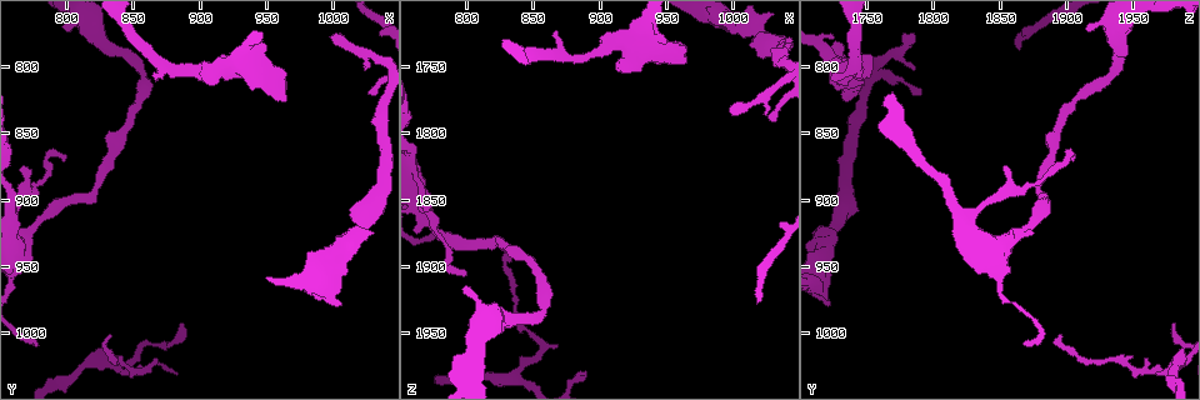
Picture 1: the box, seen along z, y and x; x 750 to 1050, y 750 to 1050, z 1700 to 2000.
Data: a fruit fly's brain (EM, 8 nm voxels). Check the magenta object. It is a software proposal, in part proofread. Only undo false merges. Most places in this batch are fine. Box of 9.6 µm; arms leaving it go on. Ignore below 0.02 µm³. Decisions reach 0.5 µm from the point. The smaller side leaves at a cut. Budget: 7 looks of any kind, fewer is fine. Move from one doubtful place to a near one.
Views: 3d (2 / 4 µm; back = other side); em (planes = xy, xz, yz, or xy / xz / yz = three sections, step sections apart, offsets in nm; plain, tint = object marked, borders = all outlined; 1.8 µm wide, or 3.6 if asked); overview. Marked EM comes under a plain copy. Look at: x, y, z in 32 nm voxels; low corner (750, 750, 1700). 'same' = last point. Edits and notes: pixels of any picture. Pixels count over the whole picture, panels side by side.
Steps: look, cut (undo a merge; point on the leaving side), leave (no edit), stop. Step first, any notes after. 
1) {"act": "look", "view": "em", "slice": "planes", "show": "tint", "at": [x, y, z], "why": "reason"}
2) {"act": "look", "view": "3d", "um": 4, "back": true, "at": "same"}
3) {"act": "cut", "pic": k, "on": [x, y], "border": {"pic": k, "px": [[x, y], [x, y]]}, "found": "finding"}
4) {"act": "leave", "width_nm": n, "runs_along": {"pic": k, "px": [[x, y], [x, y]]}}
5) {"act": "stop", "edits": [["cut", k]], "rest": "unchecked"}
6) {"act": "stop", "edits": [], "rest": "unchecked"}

{"act": "look", "view": "3d", "um": 4, "at": [856, 1026, 1962], "why": "abrupt turn"}

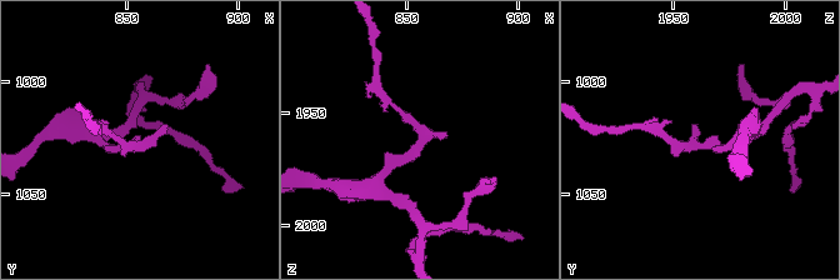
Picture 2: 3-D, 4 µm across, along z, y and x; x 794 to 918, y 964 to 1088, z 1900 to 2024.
{"act": "look", "view": "em", "slice": "planes", "show": "tint", "at": [858, 1028, 1961], "why": "shape alone is not enough"}

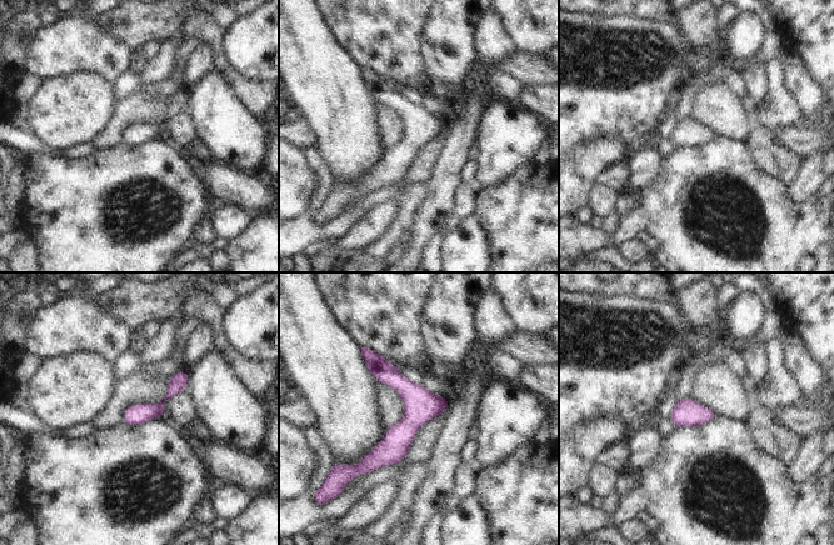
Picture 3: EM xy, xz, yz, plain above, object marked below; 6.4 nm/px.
{"act": "leave", "runs_along": {"pic": 3, "px": [[371, 355], [411, 396], [411, 424], [369, 468]]}, "found": "one neuron here"}

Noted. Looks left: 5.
{"act": "look", "view": "3d", "um": 4, "back": true, "at": [928, 800, 1730], "why": "a narrow waist"}

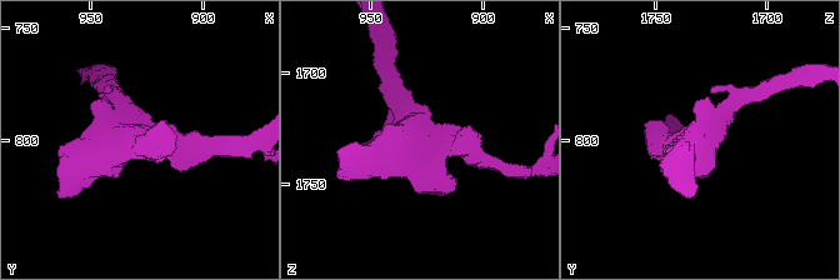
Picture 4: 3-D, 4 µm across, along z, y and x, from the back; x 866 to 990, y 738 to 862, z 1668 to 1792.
{"act": "look", "view": "em", "um": 3.6, "slice": "planes", "show": "tint", "at": [930, 799, 1732], "why": "shape alone is not enough"}

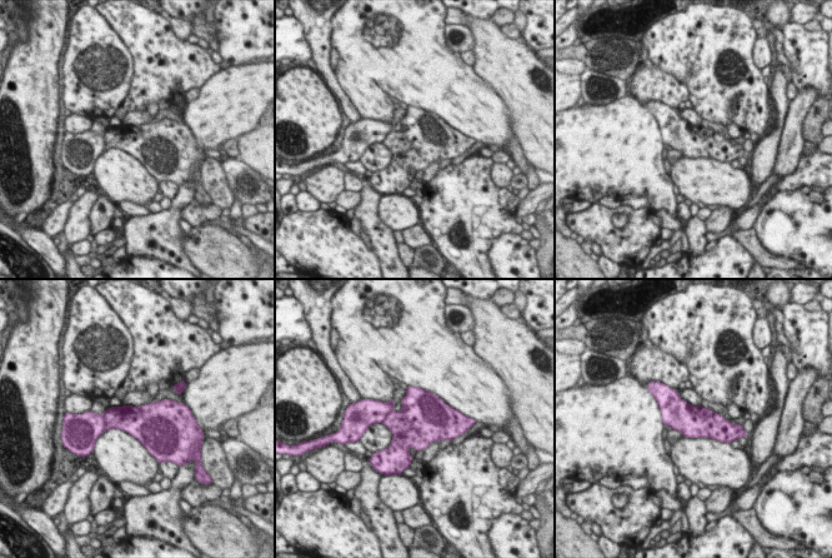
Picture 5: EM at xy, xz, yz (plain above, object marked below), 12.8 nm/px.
{"act": "leave", "found": "all the same neuron"}

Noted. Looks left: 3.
{"act": "look", "view": "em", "slice": "planes", "show": "tint", "at": [1022, 922, 1726], "why": "thin neck"}

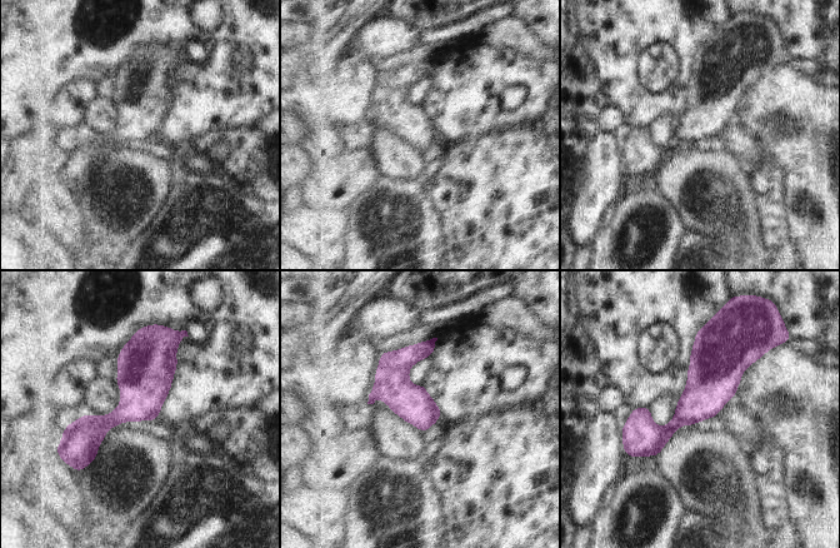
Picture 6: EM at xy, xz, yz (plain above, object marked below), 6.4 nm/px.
{"act": "leave", "found": "continuous, no second neuron"}

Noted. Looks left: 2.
{"act": "stop", "edits": [], "rest": "unchecked"}

